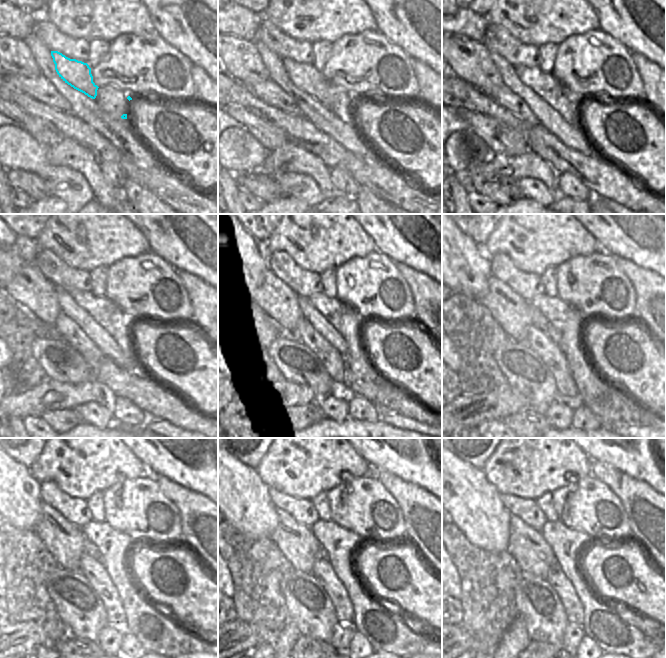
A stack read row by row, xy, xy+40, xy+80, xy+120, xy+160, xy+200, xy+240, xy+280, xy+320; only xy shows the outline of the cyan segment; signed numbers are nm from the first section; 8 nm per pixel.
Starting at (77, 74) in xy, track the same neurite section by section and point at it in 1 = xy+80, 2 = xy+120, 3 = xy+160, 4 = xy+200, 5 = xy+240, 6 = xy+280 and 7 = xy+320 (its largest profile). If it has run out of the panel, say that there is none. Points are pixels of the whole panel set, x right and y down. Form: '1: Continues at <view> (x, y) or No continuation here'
1: Continues at xy+80 (545, 85)
2: Continues at xy+120 (120, 326)
3: Continues at xy+160 (388, 400)
4: Continues at xy+200 (613, 408)
5: Continues at xy+240 (160, 631)
6: Continues at xy+280 (389, 630)
7: Continues at xy+320 (617, 630)

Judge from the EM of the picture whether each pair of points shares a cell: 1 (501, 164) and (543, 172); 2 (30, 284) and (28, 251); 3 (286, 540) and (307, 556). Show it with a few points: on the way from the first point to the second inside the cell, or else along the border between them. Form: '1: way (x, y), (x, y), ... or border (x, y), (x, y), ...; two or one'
1: way (511, 167), (533, 167); one
2: border (28, 263), (34, 265); two
3: way (291, 540), (302, 551); one

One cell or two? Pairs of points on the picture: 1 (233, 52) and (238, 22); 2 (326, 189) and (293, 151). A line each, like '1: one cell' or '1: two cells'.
1: two cells
2: one cell

